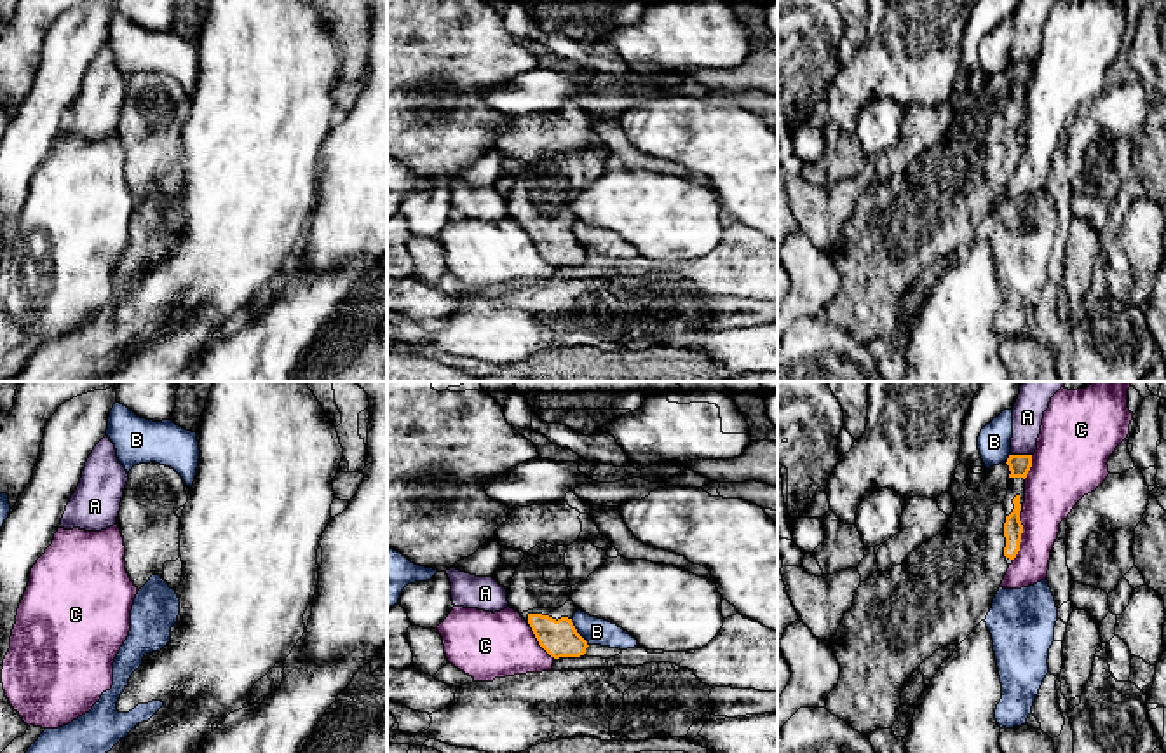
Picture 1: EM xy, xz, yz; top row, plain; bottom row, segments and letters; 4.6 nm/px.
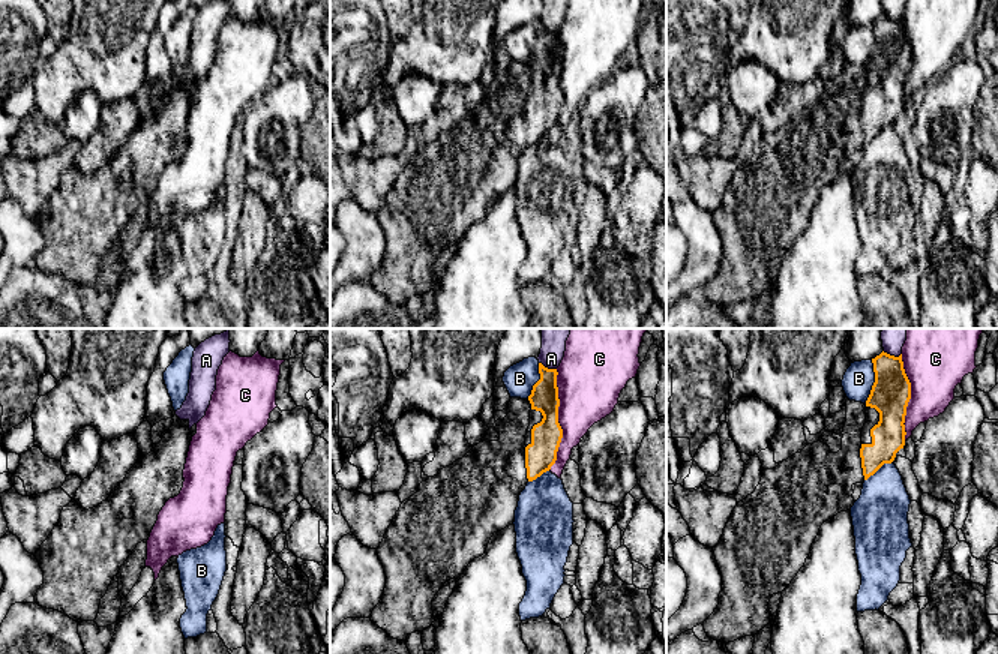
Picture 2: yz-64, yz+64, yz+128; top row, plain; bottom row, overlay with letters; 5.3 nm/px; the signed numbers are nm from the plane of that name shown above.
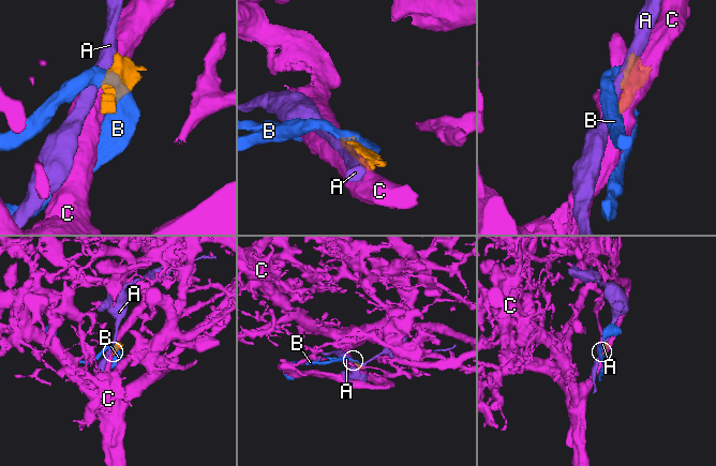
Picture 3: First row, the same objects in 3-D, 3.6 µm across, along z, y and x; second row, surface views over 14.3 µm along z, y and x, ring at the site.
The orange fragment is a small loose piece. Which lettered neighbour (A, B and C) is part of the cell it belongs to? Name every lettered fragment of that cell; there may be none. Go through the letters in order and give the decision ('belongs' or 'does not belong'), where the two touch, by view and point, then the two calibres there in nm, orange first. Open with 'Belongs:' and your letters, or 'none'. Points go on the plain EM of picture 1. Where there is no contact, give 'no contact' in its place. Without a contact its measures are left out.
Belongs: none
A: does not belong; meets orange in yz at (1022, 65); 100 nm thick on the orange side, 140 nm on the other
B: does not belong; meets orange in xz at (577, 243); 170 nm thick on the orange side, 130 nm on the other
C: does not belong; meets orange in yz at (1020, 149); 90 nm thick on the orange side, 240 nm on the other

